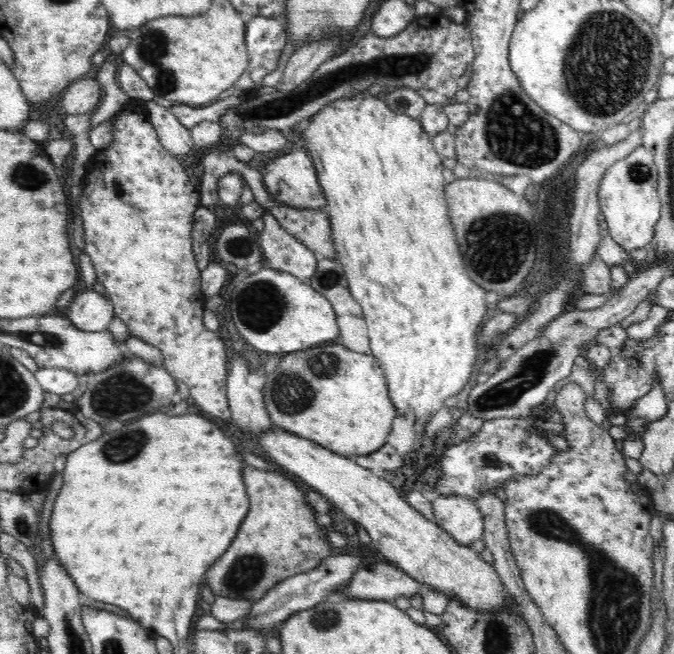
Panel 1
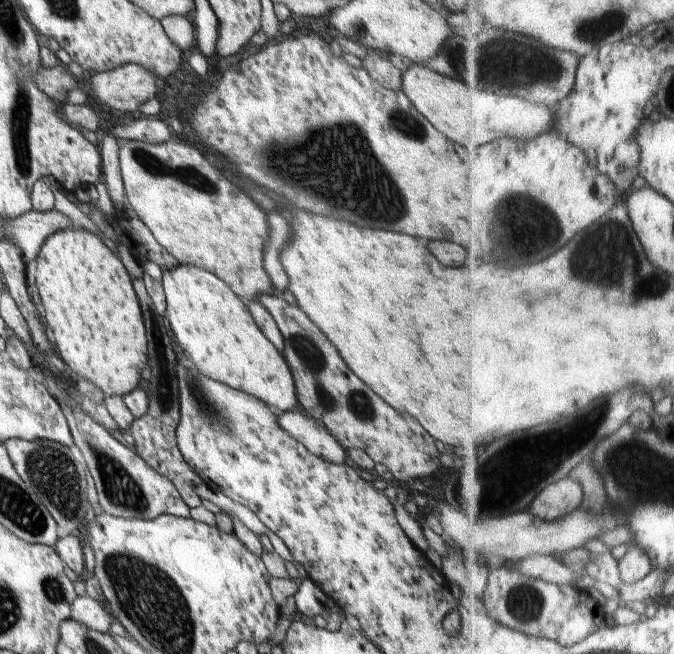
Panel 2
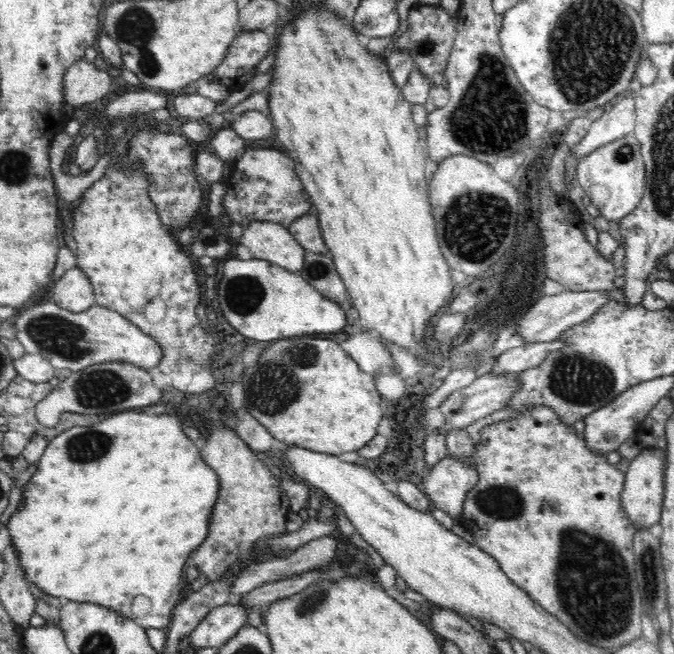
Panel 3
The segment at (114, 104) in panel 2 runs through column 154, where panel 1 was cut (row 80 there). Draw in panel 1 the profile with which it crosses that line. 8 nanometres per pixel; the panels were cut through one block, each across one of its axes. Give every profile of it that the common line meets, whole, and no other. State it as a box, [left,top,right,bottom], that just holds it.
[62,78,103,116]

